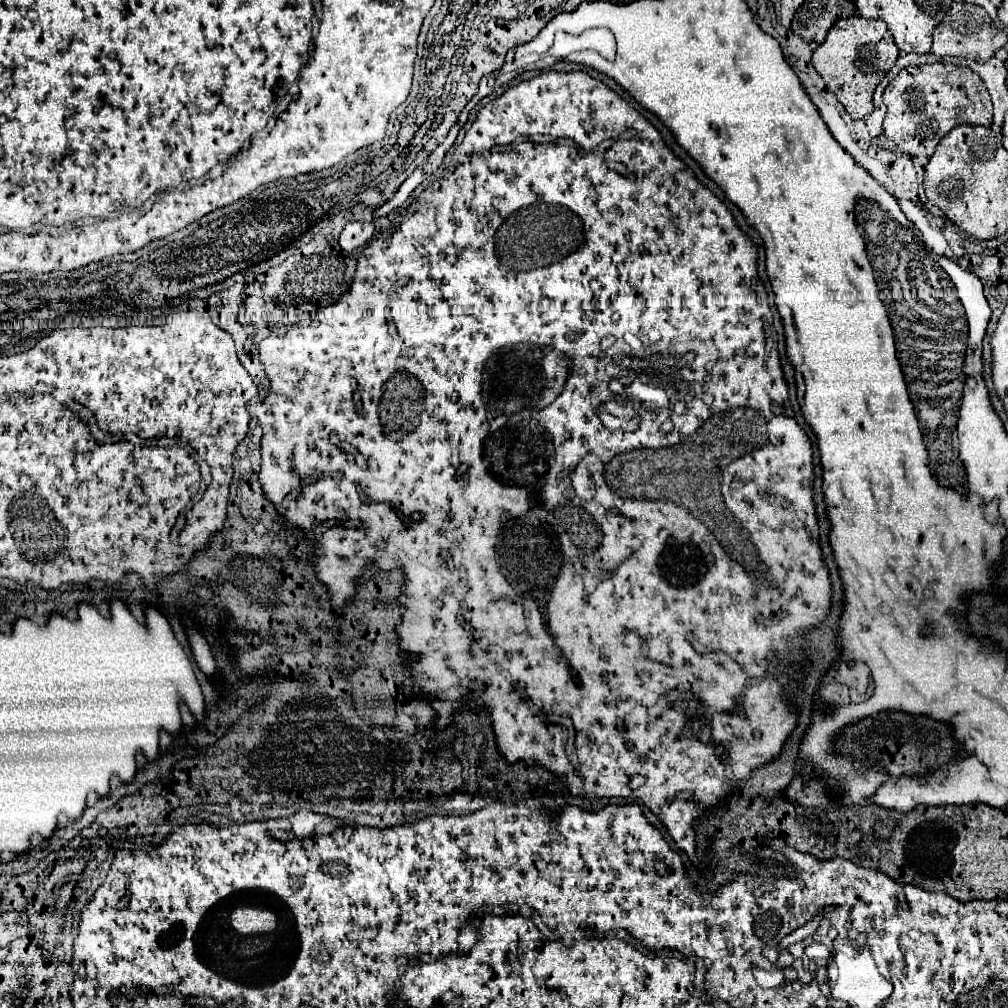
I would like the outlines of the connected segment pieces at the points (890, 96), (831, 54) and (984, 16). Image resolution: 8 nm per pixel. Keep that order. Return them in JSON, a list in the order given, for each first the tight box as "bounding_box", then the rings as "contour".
[{"bounding_box":[883,64,991,156],"contour":[[[923,64],[903,68],[883,92],[887,116],[883,120],[885,136],[891,138],[905,154],[915,156],[915,150],[935,152],[939,140],[959,124],[991,126],[991,98],[983,80],[975,72],[955,64]]]},{"bounding_box":[813,16,899,120],"contour":[[[861,16],[841,18],[833,24],[827,40],[815,48],[813,66],[821,74],[827,88],[845,106],[847,114],[855,120],[865,118],[873,110],[873,92],[891,66],[899,58],[899,48],[883,20],[863,20]]]},{"bounding_box":[931,2,1007,62],"contour":[[[953,2],[951,8],[947,10],[943,22],[939,22],[939,26],[935,26],[935,30],[933,30],[931,54],[939,56],[939,58],[957,56],[957,58],[967,58],[967,60],[975,60],[975,62],[987,62],[995,54],[995,50],[1005,46],[1005,42],[1007,42],[1007,34],[993,24],[989,14],[981,6]]]}]

